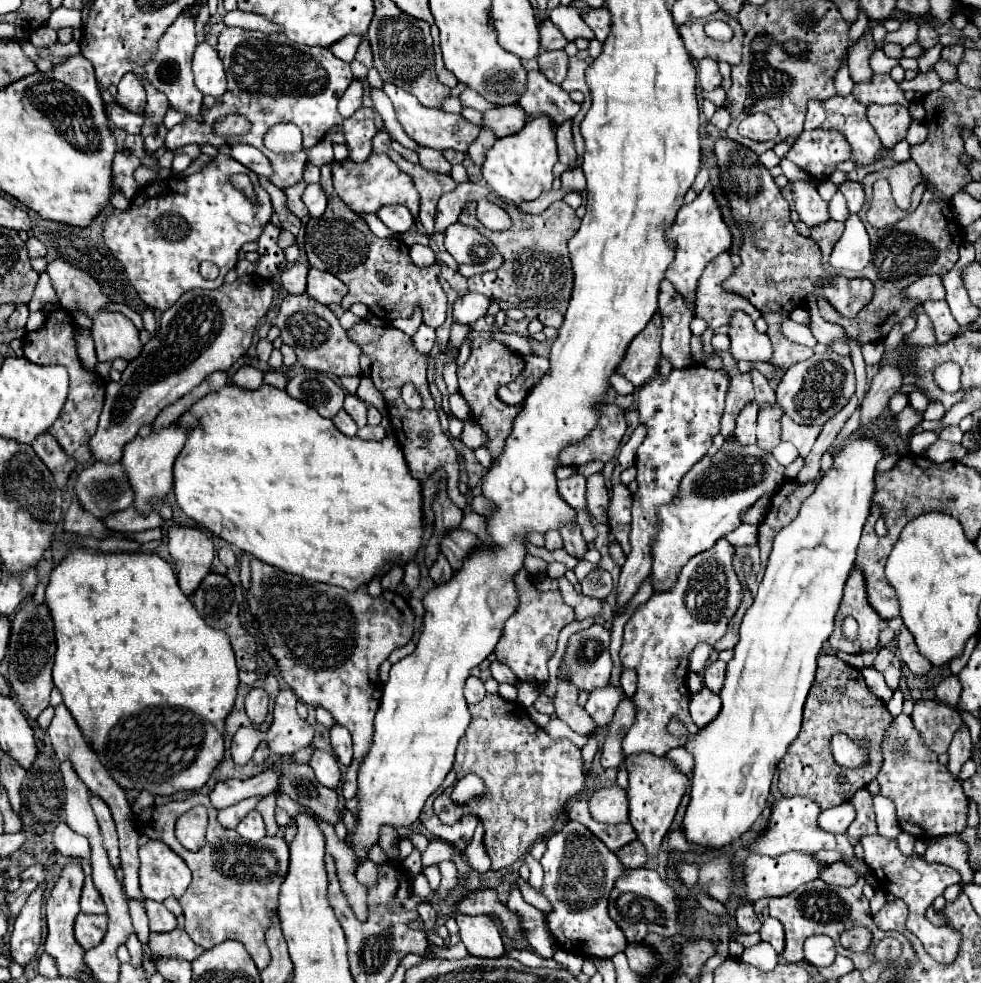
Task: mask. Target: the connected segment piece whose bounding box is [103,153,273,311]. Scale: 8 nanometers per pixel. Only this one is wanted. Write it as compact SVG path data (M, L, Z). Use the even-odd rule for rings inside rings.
M217 153L203 169L185 179L167 179L143 187L127 211L113 213L103 233L105 243L123 263L139 297L149 307L165 311L191 289L219 289L225 273L235 267L239 249L247 241L259 239L271 215L271 199L267 191L259 187L257 175L229 155ZM233 173L251 177L255 201L231 185ZM203 261L211 261L219 267L215 281L207 281L199 275Z

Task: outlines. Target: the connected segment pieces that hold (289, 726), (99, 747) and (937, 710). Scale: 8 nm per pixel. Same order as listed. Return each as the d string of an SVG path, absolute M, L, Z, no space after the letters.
M281 689L275 699L273 723L265 733L265 741L275 753L295 753L313 743L315 729L297 715L295 703L297 697L291 689Z
M73 551L63 563L59 563L51 573L51 583L45 593L45 603L51 607L55 623L57 653L53 665L53 683L63 695L65 707L71 711L75 723L79 725L87 745L97 753L101 765L125 791L149 791L153 795L173 795L179 791L201 789L213 769L223 761L223 743L225 743L225 719L233 711L237 687L239 687L239 669L235 665L233 647L229 637L223 631L207 627L201 615L195 611L189 597L181 591L175 571L159 555L139 553L95 553L95 551Z
M931 699L917 701L911 719L923 743L935 753L947 753L953 735L965 727L965 721L957 709Z

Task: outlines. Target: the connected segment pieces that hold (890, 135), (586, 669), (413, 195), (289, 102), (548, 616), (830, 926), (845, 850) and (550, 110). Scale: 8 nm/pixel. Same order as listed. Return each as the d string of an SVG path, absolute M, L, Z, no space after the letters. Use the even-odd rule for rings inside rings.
M869 105L867 119L873 125L875 133L879 135L883 147L887 147L887 149L893 149L895 143L905 139L907 129L913 121L909 109L899 107L899 105L887 105L887 107Z
M591 625L589 629L577 631L569 637L569 643L565 647L563 653L563 667L559 671L559 677L573 683L577 687L577 691L595 691L599 687L607 687L609 685L609 673L611 673L611 657L609 657L609 637L611 633L601 627L601 625Z
M373 153L365 163L351 163L349 159L345 159L341 163L333 161L331 171L333 171L333 187L335 187L337 195L357 215L375 213L375 207L397 203L397 205L405 205L411 211L413 219L419 217L419 193L413 185L411 175L399 171L399 167L395 163L391 163L391 159L387 159L387 155Z
M225 27L219 35L219 57L223 61L229 89L221 97L205 97L203 99L203 123L185 123L185 127L173 127L167 133L165 147L177 151L195 141L211 143L221 147L223 141L213 133L213 125L227 115L243 115L251 129L245 135L229 135L227 139L237 139L241 143L249 143L265 153L271 161L273 175L269 177L273 185L285 189L303 179L303 169L307 161L307 149L313 143L319 143L335 125L343 125L345 119L337 111L337 103L349 83L353 81L349 63L337 59L329 49L307 47L299 43L291 43L283 33L261 33L261 31L245 31L235 27ZM277 65L281 71L277 71ZM281 73L281 75L277 75ZM269 83L281 83L277 95L267 93ZM277 123L295 123L303 133L303 151L297 153L273 153L263 145L265 133Z
M525 569L523 573L515 575L515 589L519 595L519 607L511 615L511 619L505 623L503 637L499 639L495 647L495 655L501 663L509 665L519 681L529 683L545 683L549 677L547 661L557 649L557 637L559 631L575 621L575 611L563 601L561 591L537 591L535 589L535 577L529 575Z
M815 879L815 881L799 887L799 891L793 891L791 895L785 895L785 897L779 897L779 899L769 899L769 915L779 919L785 927L783 959L787 963L803 961L803 943L811 935L829 935L835 941L837 951L841 953L843 947L839 943L839 935L845 929L865 925L871 931L879 931L875 927L873 915L869 911L869 899L863 895L863 885L865 885L863 879L859 879L859 883L853 885L853 887L827 885L825 881Z
M791 797L791 799L781 799L777 801L773 807L771 807L771 821L769 821L769 827L767 831L751 845L751 851L753 853L763 853L763 855L783 855L783 853L789 853L789 851L807 851L807 853L817 853L821 849L835 849L835 851L841 851L849 861L847 865L853 867L859 875L865 875L867 873L867 865L863 859L857 859L853 855L853 847L847 839L847 835L835 835L835 833L825 833L819 823L817 823L817 817L821 813L821 807L811 801L811 799L805 799L805 797Z
M529 73L527 93L521 99L521 107L531 117L537 117L541 113L549 115L555 125L573 119L581 109L581 105L571 101L569 93L565 93L559 85L547 81L543 73Z

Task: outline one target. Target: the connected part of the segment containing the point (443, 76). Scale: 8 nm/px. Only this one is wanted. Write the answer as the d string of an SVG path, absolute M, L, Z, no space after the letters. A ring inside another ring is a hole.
M439 45L435 47L435 71L437 71L437 77L439 77L439 81L443 85L447 85L447 87L455 87L457 85L455 75L451 75L443 65L443 59L441 59L441 53L439 53Z

